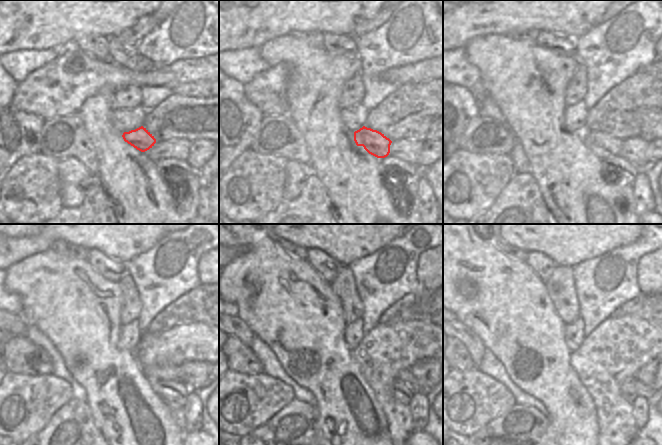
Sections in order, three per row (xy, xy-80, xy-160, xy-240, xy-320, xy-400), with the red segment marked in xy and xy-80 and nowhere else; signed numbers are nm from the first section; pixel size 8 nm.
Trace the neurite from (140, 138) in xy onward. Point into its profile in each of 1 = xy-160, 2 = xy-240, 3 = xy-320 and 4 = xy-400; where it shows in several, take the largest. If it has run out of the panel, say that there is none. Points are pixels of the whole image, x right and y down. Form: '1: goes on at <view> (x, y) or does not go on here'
1: goes on at xy-160 (602, 145)
2: goes on at xy-240 (171, 373)
3: goes on at xy-320 (404, 375)
4: goes on at xy-400 (643, 390)

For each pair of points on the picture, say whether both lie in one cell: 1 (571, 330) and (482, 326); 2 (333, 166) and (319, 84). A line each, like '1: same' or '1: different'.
1: different
2: same

